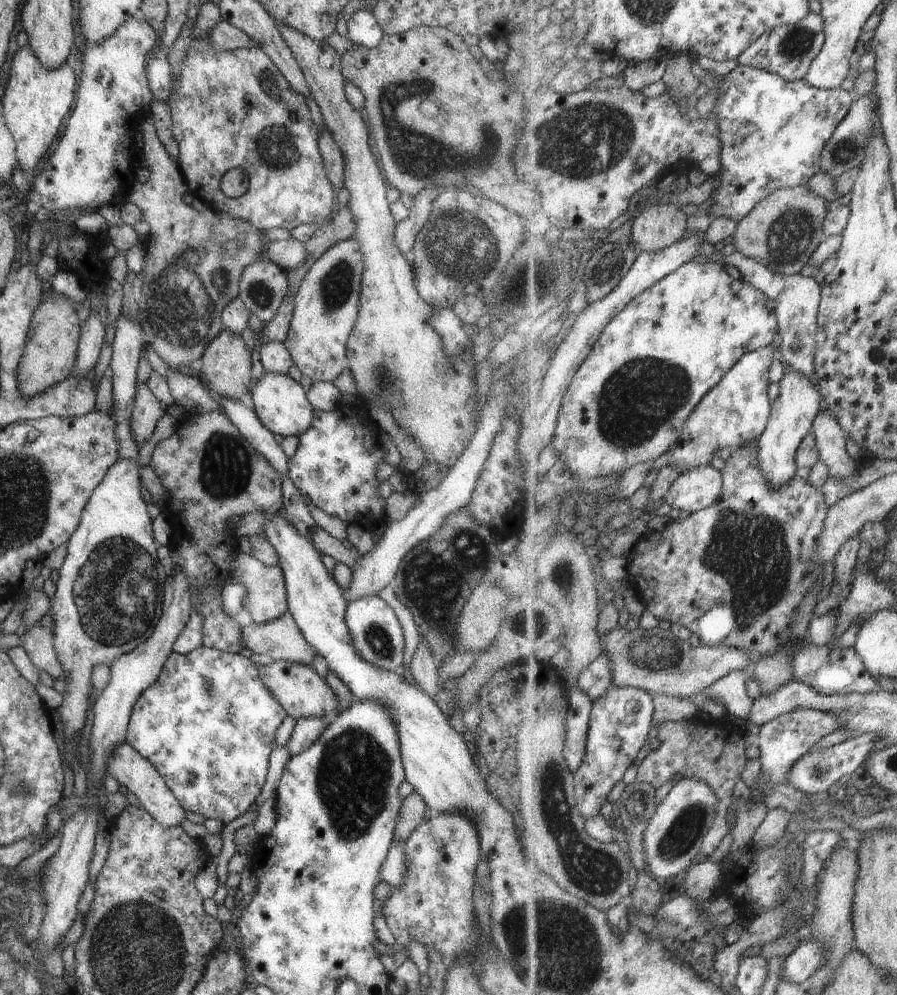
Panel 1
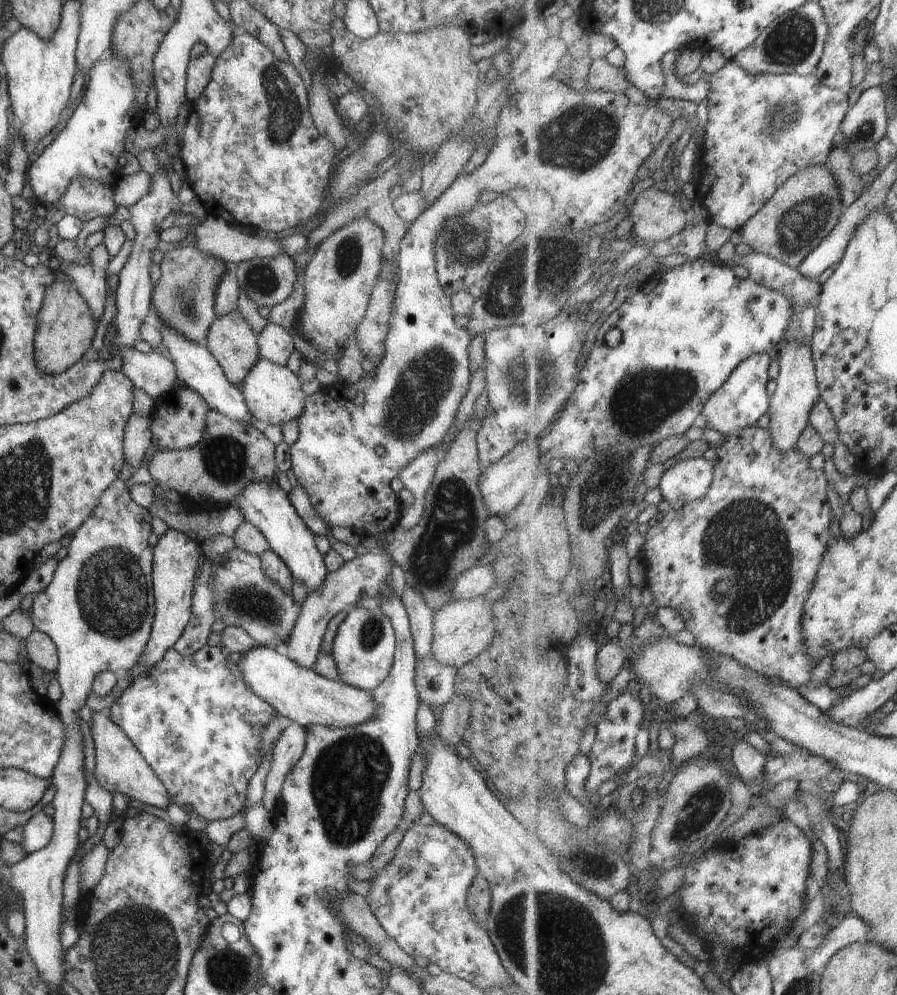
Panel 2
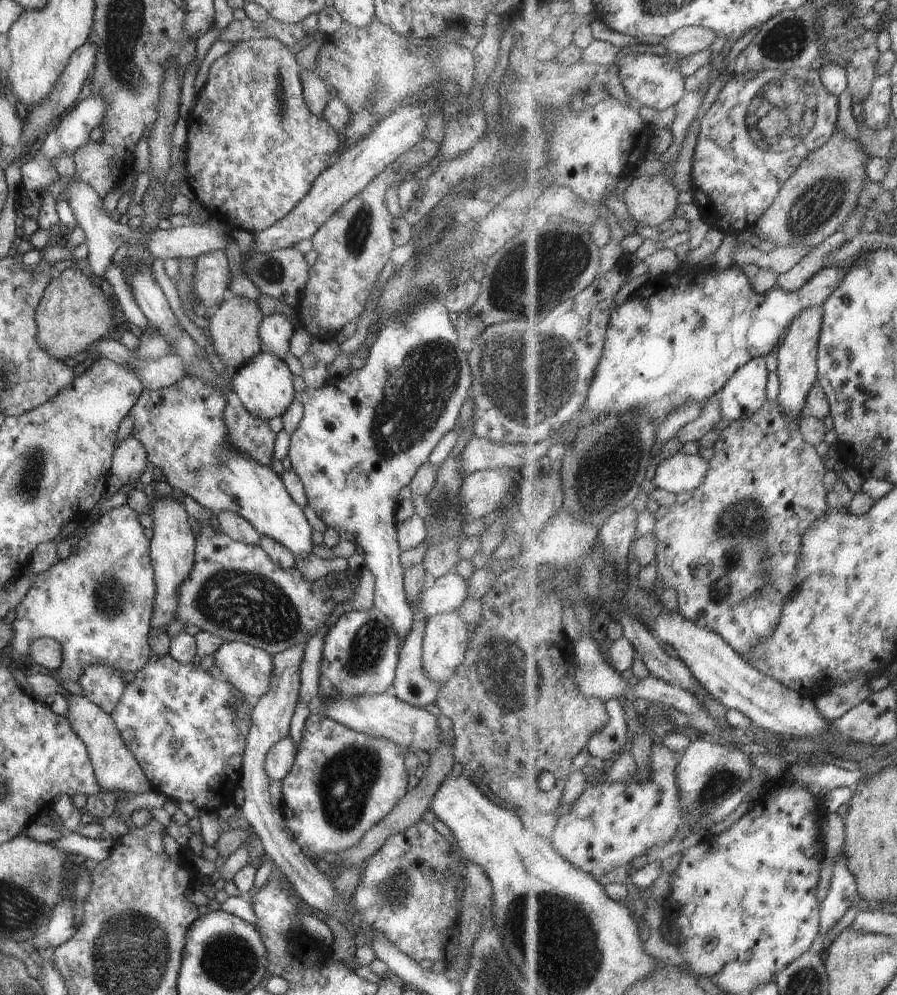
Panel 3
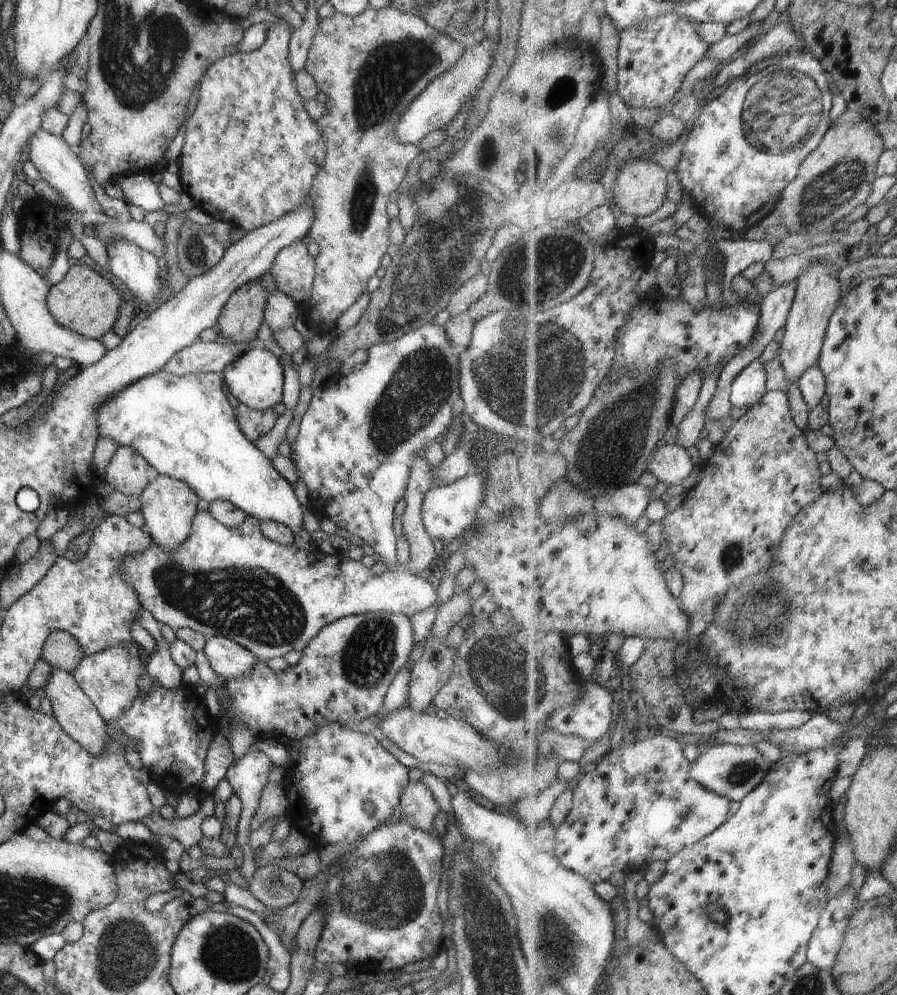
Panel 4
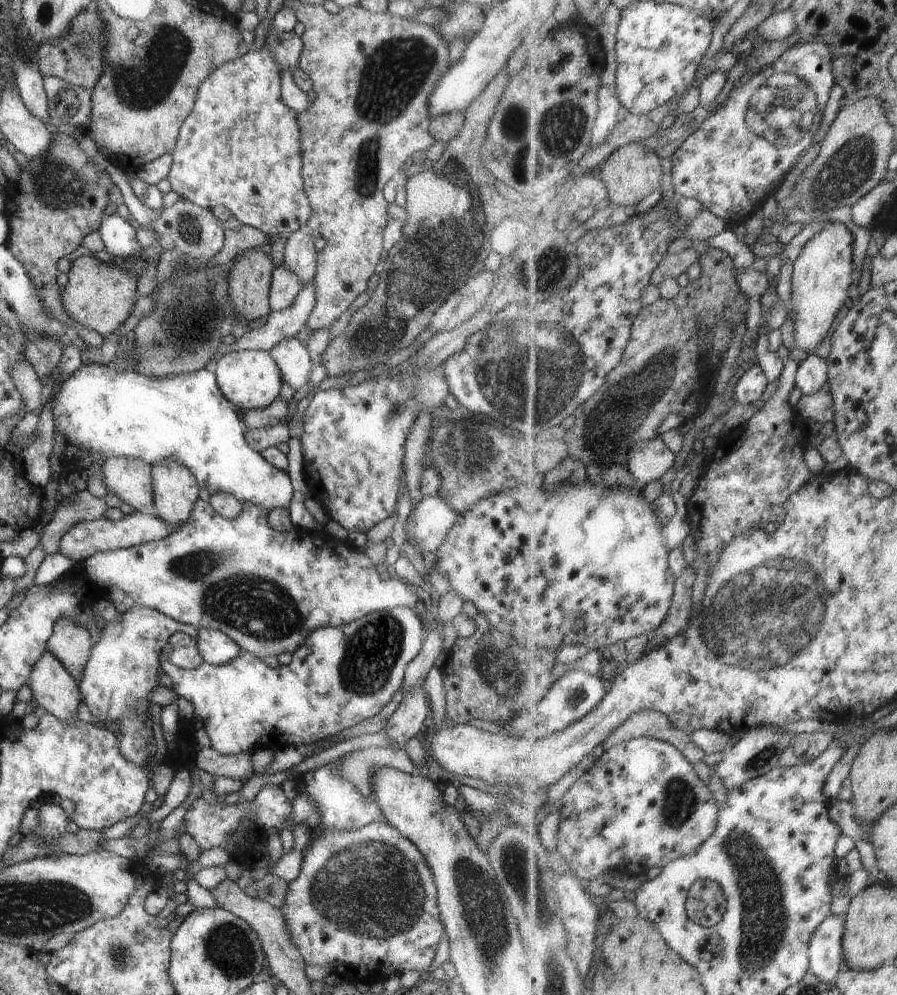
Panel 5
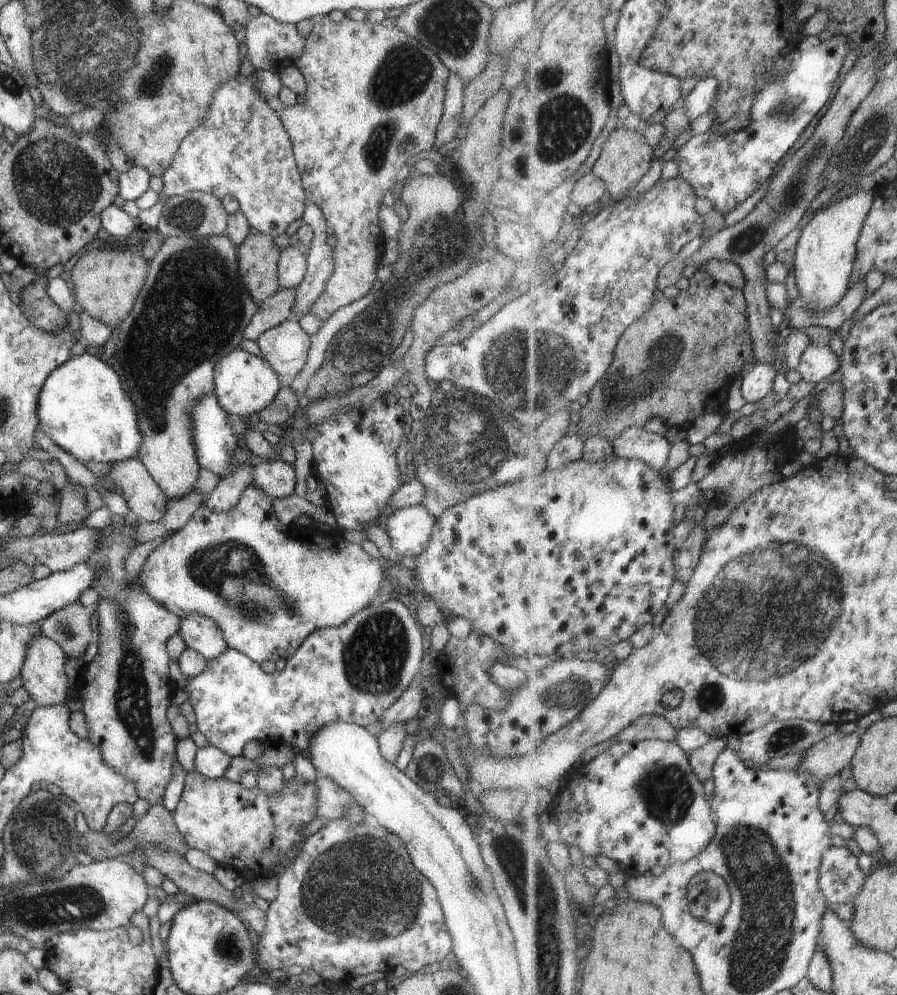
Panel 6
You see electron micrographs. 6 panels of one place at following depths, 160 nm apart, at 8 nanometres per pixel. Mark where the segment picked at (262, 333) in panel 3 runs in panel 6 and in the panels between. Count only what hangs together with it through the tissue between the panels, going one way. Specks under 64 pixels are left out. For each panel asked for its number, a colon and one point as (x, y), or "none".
4: (280, 312)
5: (284, 285)
6: (291, 264)

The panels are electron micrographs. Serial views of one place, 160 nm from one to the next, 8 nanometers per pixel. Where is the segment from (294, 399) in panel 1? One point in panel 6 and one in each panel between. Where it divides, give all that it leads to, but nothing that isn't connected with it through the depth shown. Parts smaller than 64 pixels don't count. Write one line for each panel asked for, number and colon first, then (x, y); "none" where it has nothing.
2: (273, 394)
3: (263, 385)
4: (255, 378)
5: (248, 379)
6: (243, 383)

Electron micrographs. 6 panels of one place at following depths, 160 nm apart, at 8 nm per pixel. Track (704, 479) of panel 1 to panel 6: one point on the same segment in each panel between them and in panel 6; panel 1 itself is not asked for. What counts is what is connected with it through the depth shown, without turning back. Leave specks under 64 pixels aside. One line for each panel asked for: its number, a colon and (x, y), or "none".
2: (686, 481)
3: (679, 473)
4: (671, 464)
5: (650, 460)
6: (634, 444)

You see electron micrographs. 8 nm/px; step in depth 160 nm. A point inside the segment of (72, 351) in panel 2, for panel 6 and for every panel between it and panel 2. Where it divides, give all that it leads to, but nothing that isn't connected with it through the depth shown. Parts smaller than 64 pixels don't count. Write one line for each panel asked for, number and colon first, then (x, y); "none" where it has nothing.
3: (72, 313)
4: (84, 302)
5: (98, 296)
6: (105, 282)

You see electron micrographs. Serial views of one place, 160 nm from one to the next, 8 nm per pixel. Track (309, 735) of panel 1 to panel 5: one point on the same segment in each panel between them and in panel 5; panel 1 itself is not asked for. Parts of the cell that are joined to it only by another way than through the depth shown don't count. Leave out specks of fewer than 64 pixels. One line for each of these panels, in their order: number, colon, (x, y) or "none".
2: (288, 747)
3: (279, 758)
4: (248, 775)
5: (236, 766)

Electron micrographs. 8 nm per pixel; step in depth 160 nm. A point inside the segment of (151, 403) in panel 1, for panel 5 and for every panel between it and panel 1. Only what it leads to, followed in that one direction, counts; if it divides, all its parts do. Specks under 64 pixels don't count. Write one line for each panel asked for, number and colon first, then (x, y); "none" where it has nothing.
2: (136, 437)
3: (129, 459)
4: (126, 472)
5: (129, 479)

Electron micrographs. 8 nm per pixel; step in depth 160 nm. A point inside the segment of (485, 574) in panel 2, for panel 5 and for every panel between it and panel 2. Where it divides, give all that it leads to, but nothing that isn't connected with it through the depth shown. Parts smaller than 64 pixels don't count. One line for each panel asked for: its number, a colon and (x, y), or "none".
3: (446, 593)
4: (231, 582)
5: (267, 591)

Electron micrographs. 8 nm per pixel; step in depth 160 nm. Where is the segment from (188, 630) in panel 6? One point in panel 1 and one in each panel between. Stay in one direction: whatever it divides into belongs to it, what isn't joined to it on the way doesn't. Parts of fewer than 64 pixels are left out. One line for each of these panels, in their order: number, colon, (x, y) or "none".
1: (299, 690)
2: (297, 693)
3: (248, 669)
4: (227, 659)
5: (215, 648)

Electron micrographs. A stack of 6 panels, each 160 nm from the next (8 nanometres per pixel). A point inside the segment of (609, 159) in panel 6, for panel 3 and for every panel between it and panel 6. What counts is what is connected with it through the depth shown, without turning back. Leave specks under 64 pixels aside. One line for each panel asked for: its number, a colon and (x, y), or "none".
3: (652, 201)
4: (641, 189)
5: (631, 173)

